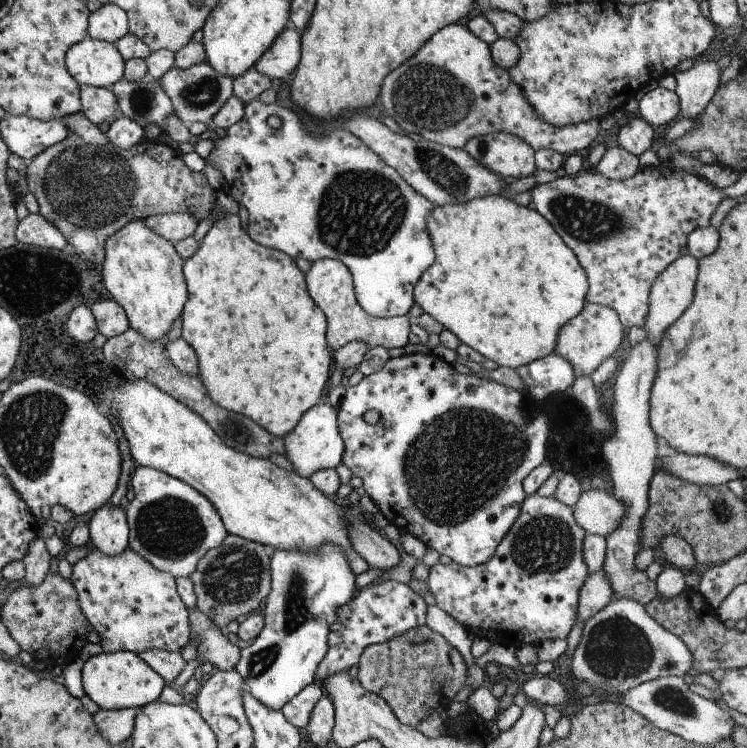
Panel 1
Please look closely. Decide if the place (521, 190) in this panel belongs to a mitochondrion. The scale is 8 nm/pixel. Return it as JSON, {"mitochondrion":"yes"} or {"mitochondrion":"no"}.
{"mitochondrion":"no"}

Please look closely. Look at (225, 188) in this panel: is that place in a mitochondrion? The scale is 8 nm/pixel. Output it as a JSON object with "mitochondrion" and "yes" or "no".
{"mitochondrion":"no"}

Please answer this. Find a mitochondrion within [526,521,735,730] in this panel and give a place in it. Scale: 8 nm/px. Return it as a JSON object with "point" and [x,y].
{"point":[617,649]}

